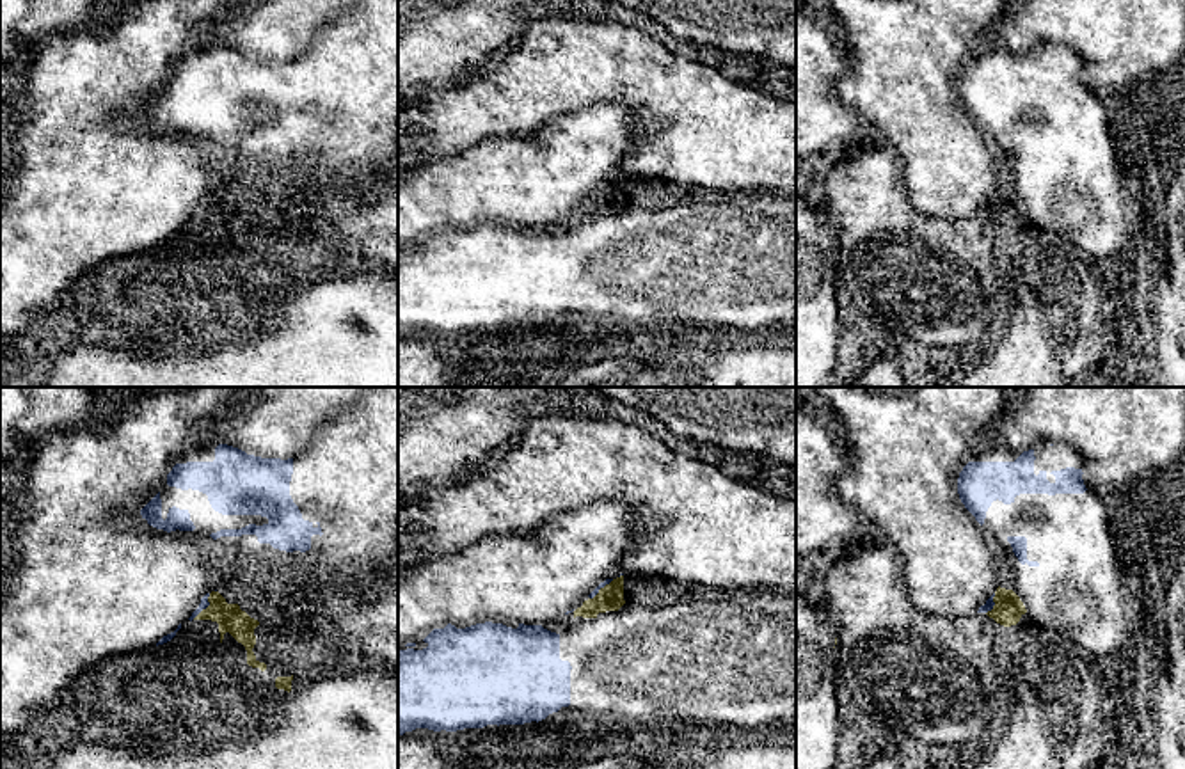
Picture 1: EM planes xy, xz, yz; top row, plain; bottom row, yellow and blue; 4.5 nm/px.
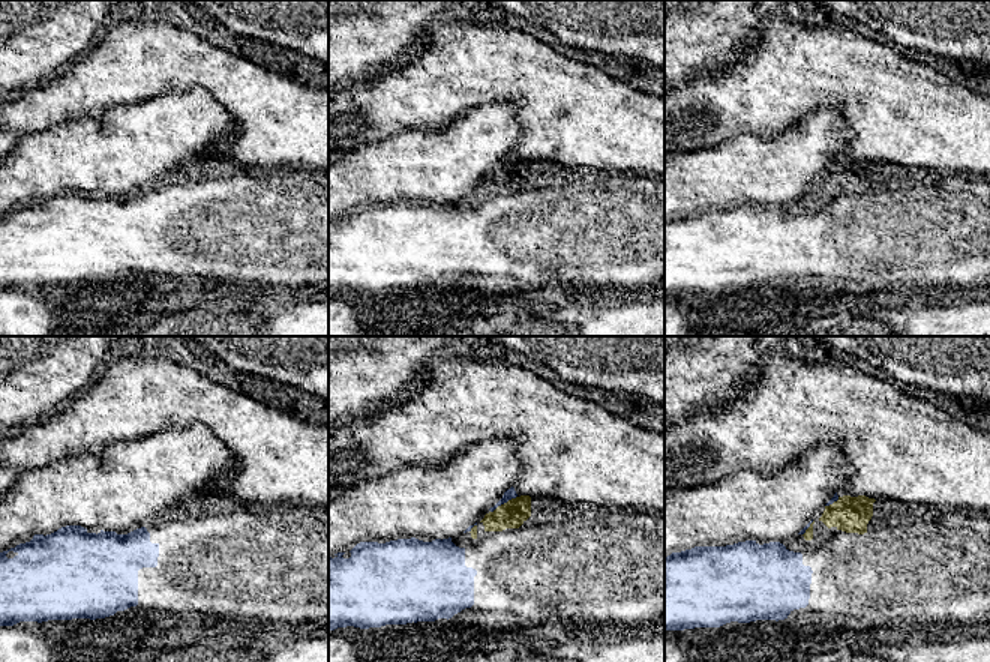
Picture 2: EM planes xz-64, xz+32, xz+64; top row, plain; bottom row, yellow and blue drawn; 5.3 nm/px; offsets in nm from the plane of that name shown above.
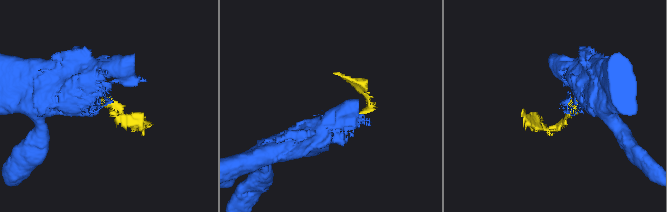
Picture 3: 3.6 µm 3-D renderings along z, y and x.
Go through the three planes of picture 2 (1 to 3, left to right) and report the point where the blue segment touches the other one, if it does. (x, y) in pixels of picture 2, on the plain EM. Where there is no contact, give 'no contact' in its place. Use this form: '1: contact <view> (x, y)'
1: no contact
2: contact xz+32 (504, 167)
3: contact xz+64 (833, 167)

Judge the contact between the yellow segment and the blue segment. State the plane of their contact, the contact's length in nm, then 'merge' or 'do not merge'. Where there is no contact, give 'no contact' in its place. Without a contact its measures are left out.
meets yellow in xy; contact 150 nm long; do not merge

